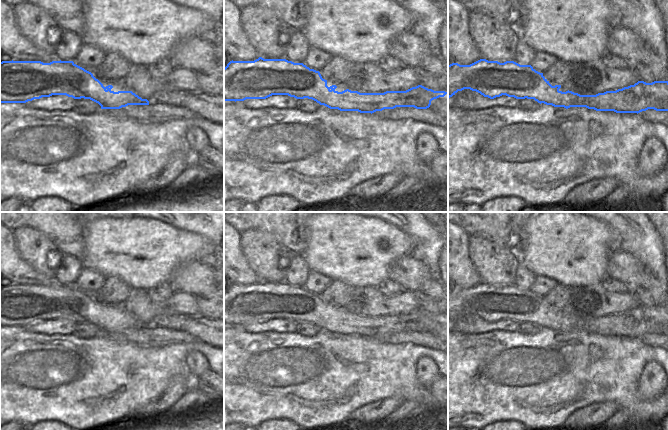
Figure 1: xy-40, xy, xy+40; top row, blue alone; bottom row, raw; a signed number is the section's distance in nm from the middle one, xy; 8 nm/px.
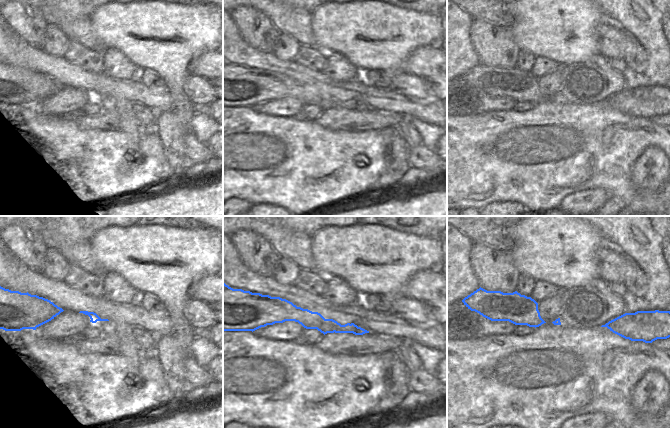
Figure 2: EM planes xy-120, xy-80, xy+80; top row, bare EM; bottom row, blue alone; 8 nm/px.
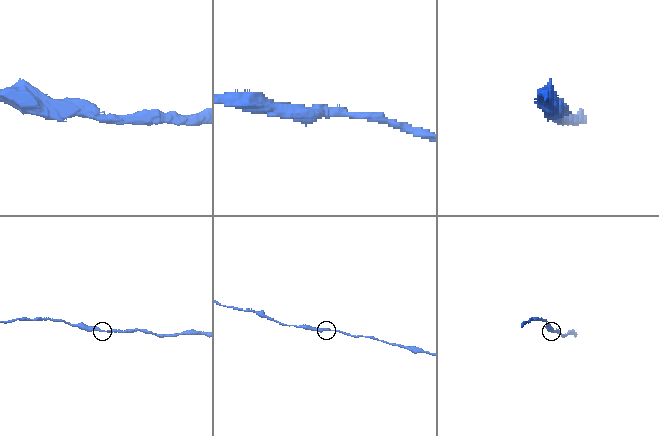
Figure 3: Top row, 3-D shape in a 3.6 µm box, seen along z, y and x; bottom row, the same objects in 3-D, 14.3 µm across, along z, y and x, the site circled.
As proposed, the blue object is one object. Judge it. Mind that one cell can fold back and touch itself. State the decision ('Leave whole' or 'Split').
Leave whole

